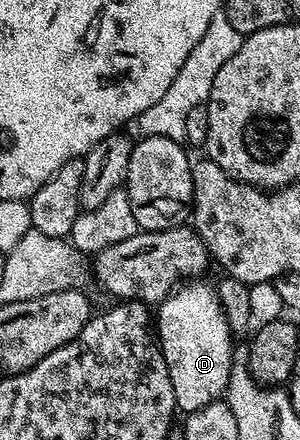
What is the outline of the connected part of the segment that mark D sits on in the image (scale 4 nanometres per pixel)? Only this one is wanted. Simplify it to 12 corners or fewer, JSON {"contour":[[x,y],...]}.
{"contour":[[181,282],[154,331],[184,413],[227,392],[234,332],[217,288]]}

